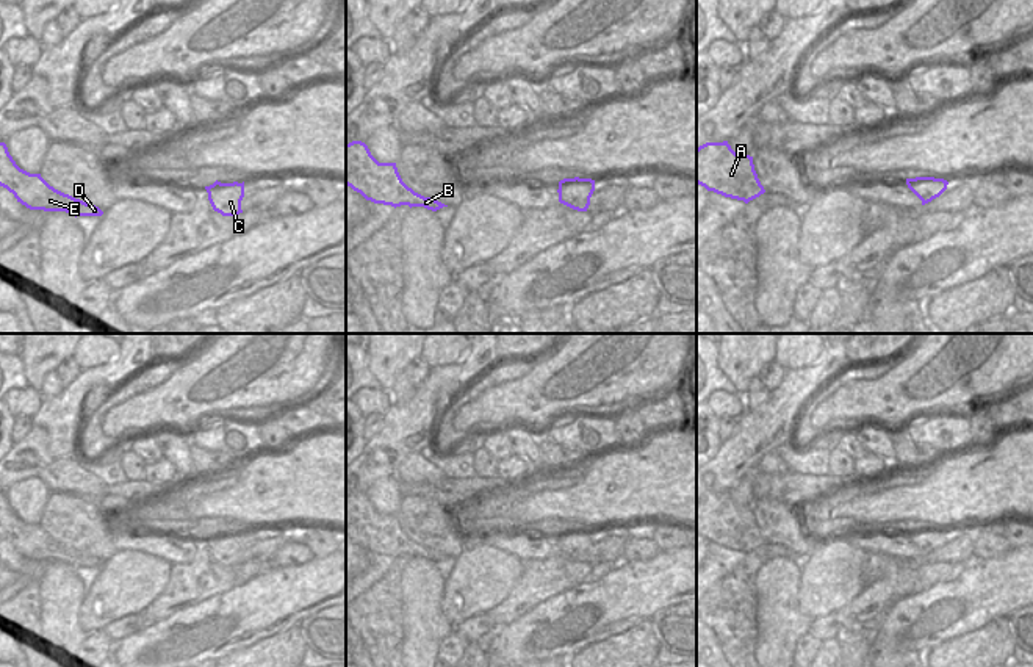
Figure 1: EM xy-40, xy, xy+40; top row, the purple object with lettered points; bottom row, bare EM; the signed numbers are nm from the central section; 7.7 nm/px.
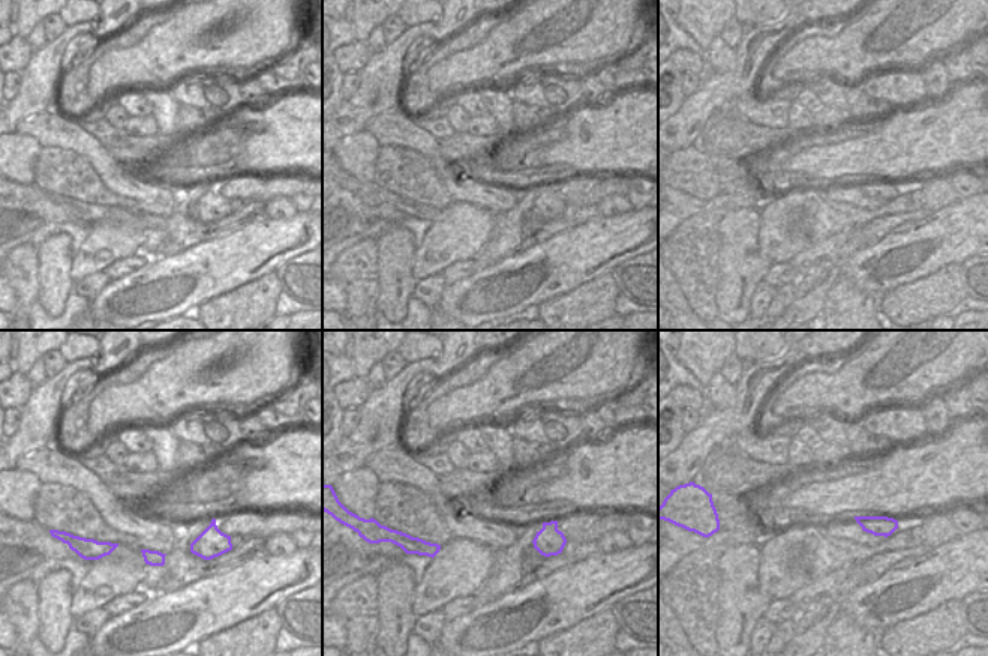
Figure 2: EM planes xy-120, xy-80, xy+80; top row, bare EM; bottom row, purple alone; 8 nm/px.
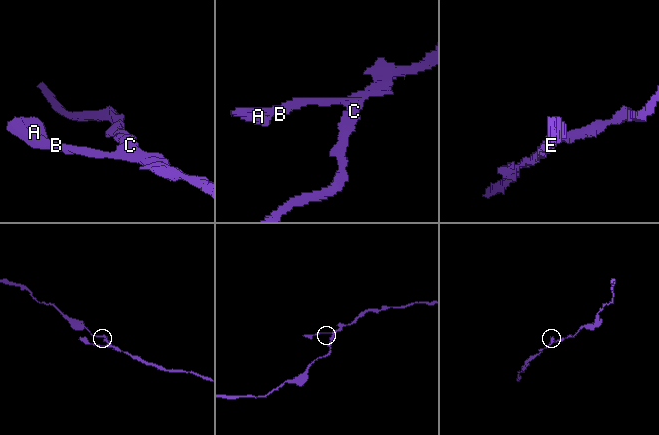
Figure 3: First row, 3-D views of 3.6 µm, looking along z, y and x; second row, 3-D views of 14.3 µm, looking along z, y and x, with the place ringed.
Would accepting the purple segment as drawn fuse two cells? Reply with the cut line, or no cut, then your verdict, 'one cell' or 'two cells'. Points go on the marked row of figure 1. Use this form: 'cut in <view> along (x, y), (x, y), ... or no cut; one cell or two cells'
no cut; one cell

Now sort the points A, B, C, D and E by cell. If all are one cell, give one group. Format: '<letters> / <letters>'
A B C D E

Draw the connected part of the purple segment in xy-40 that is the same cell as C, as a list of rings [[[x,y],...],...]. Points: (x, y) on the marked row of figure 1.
[[[216,180],[213,185],[205,186],[205,189],[214,211],[222,216],[236,216],[243,213],[241,200],[244,197],[244,182],[221,183]]]

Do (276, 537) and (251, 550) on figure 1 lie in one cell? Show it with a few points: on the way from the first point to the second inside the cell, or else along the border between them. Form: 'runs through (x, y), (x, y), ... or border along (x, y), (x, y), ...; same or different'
runs through (269, 544), (257, 550); same

